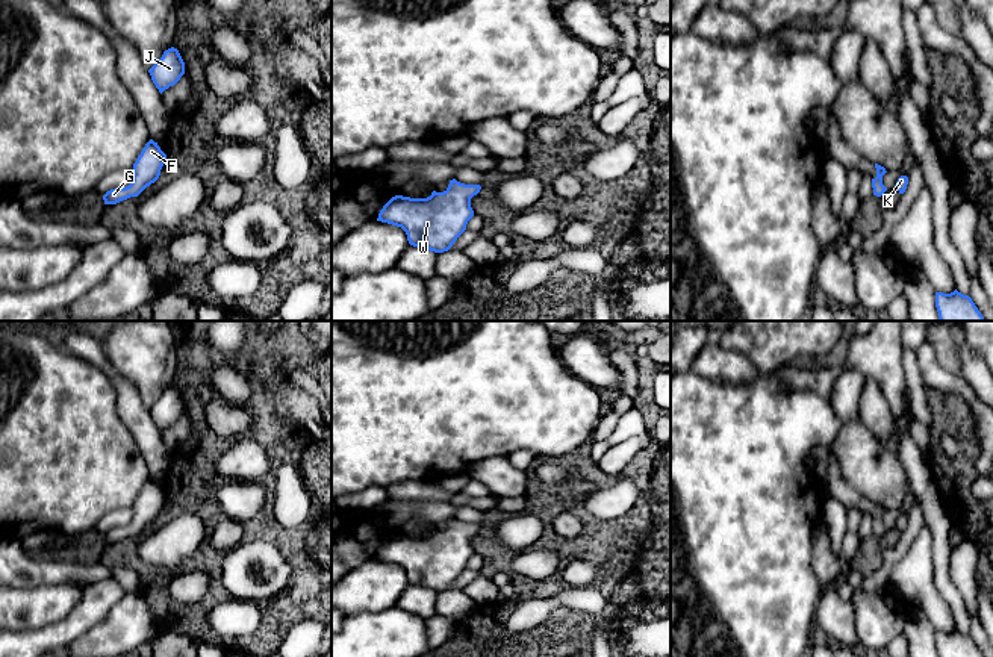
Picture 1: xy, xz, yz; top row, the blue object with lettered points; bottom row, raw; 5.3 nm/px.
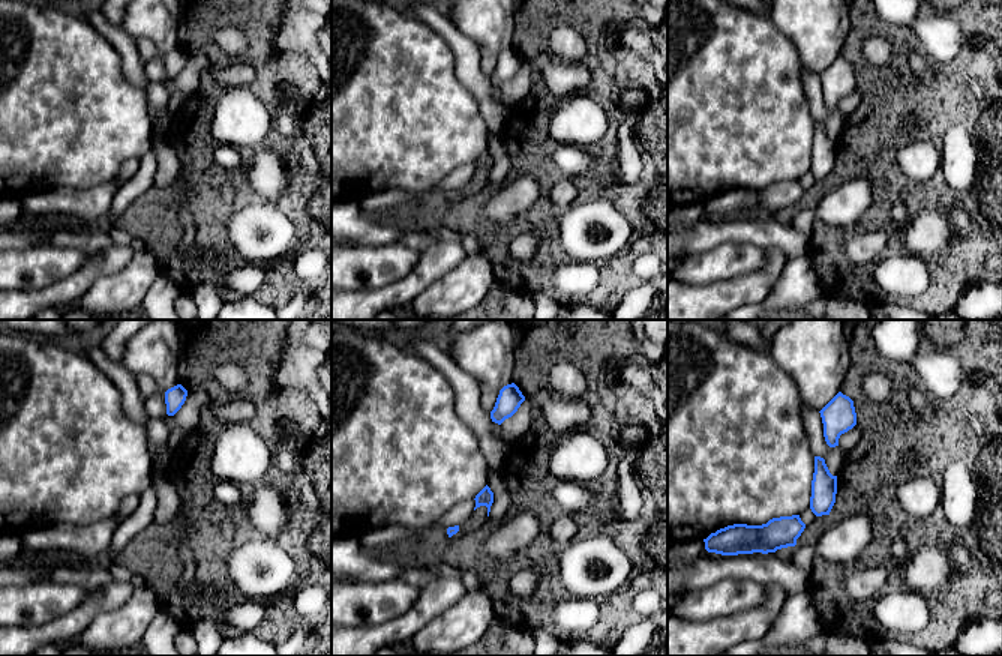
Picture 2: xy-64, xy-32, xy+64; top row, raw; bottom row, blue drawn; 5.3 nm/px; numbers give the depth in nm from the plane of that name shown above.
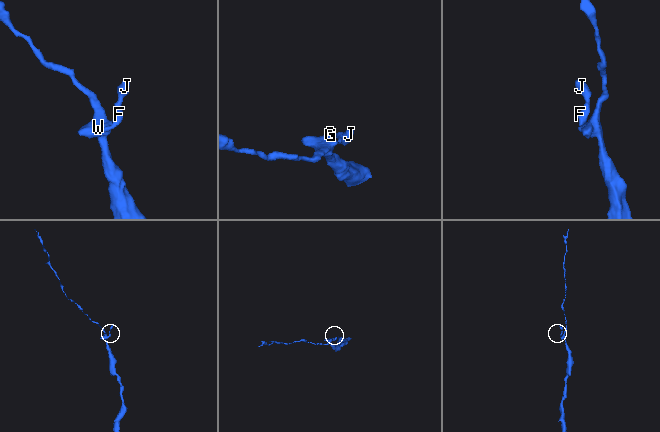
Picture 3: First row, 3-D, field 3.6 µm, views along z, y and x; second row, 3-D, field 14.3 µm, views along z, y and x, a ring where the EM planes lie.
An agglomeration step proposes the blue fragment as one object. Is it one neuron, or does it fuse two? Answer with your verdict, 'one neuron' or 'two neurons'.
one neuron

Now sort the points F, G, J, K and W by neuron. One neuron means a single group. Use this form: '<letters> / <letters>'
F G J K W

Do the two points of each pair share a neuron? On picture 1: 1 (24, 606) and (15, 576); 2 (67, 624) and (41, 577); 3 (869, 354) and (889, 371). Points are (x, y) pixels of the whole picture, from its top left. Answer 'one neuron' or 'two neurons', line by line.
1: two neurons
2: two neurons
3: one neuron

